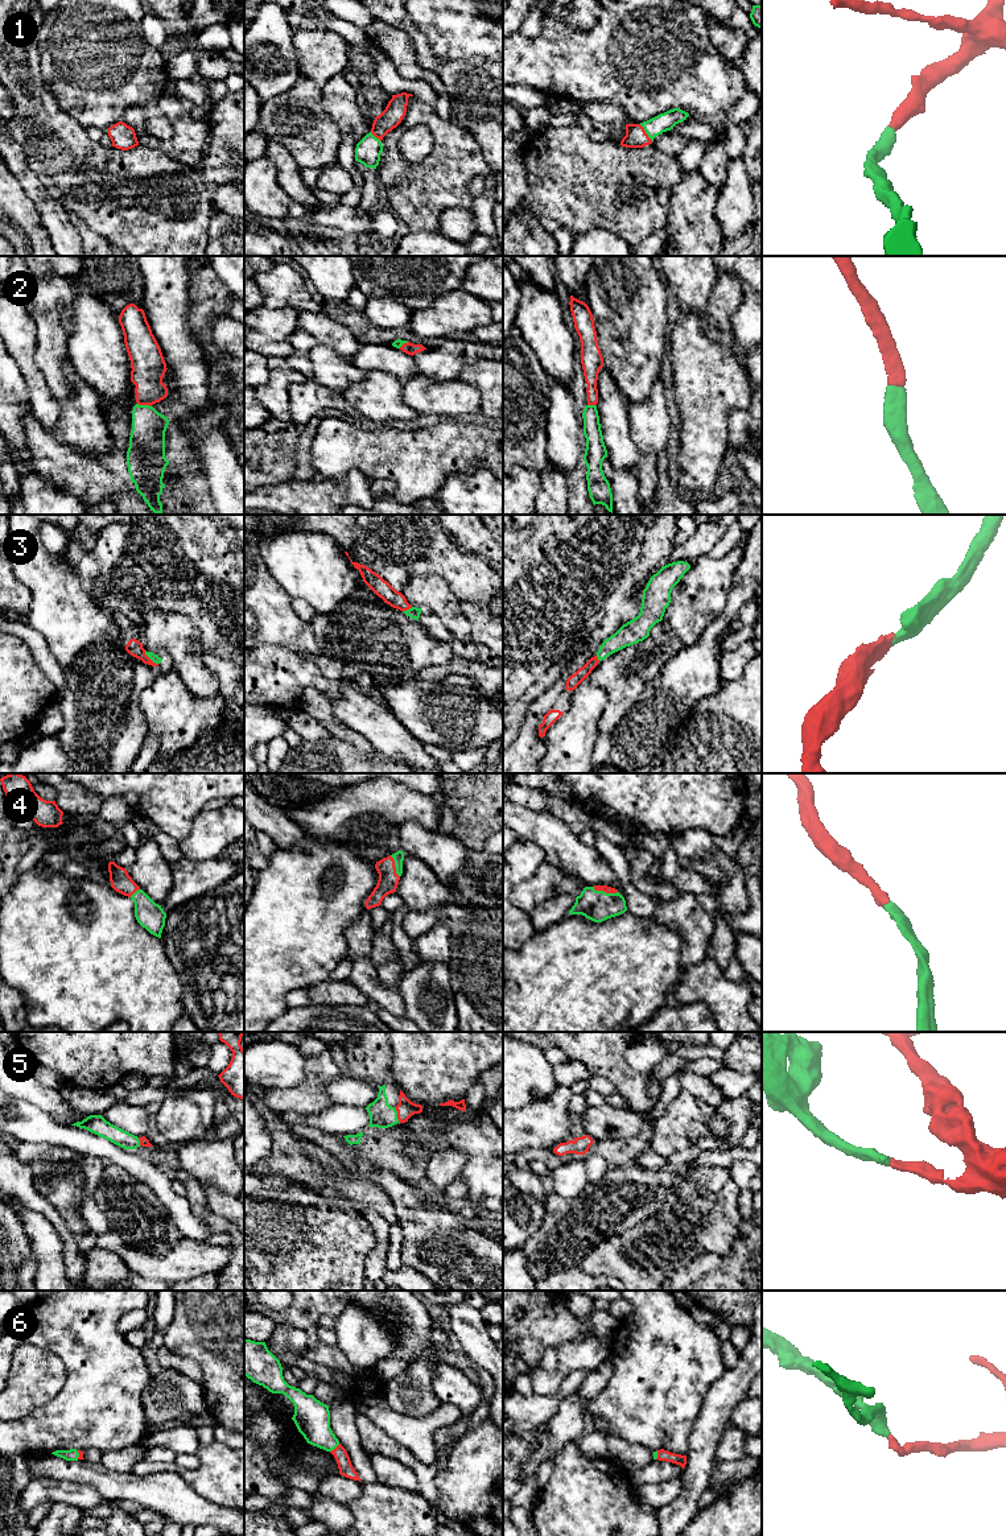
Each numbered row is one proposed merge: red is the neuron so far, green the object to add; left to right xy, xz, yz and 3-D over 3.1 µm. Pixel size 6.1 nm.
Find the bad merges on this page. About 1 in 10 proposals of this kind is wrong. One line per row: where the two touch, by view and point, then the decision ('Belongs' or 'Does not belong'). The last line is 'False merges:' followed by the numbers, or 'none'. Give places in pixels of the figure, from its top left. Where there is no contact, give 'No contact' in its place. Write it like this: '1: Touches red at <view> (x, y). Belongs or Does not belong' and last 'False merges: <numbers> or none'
1: Touches red at yz (644, 132). Belongs
2: Touches red at xy (144, 404). Belongs
3: Touches red at xy (149, 659). Belongs
4: Touches red at yz (605, 891). Belongs
5: Touches red at xz (398, 1114). Belongs
6: Touches red at xz (335, 1448). Belongs
False merges: none

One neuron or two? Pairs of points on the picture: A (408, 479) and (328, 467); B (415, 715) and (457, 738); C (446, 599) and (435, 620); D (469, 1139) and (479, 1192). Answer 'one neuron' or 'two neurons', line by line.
A: one neuron
B: one neuron
C: two neurons
D: one neuron

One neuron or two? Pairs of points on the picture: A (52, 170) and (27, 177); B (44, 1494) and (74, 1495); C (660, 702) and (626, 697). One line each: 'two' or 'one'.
A: two
B: one
C: two

